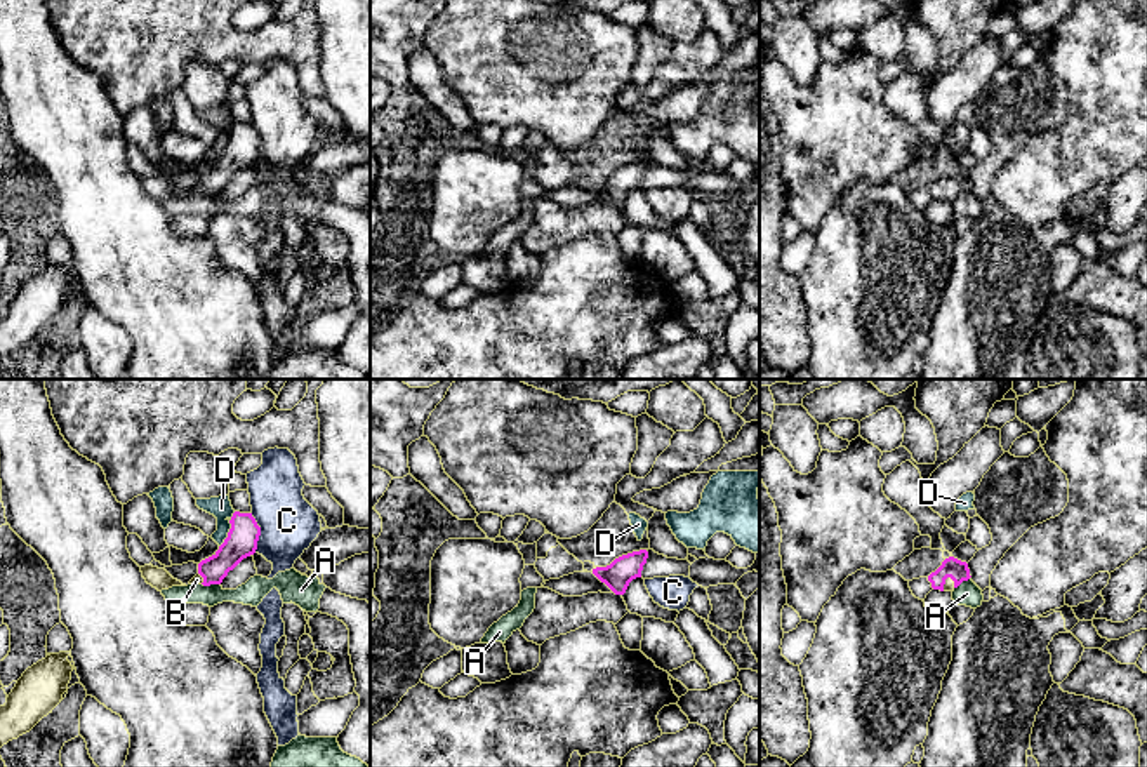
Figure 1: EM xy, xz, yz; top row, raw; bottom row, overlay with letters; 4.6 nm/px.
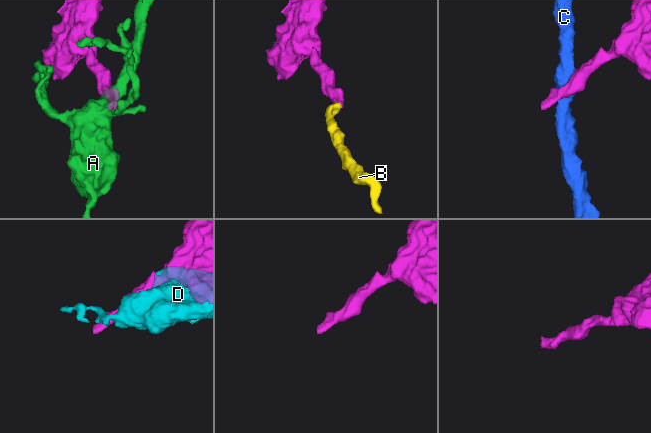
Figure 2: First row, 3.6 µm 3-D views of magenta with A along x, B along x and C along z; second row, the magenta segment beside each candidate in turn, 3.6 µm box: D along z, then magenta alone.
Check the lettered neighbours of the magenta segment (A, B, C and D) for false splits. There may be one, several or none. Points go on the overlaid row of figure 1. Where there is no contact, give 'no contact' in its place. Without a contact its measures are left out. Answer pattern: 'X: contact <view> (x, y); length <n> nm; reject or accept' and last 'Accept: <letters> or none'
A: contact xy (211, 583); length 90 nm; reject
B: contact yz (944, 583); length 80 nm; accept
C: contact xy (259, 533); length 190 nm; reject
D: contact xy (228, 534); length 140 nm; reject
Accept: B

